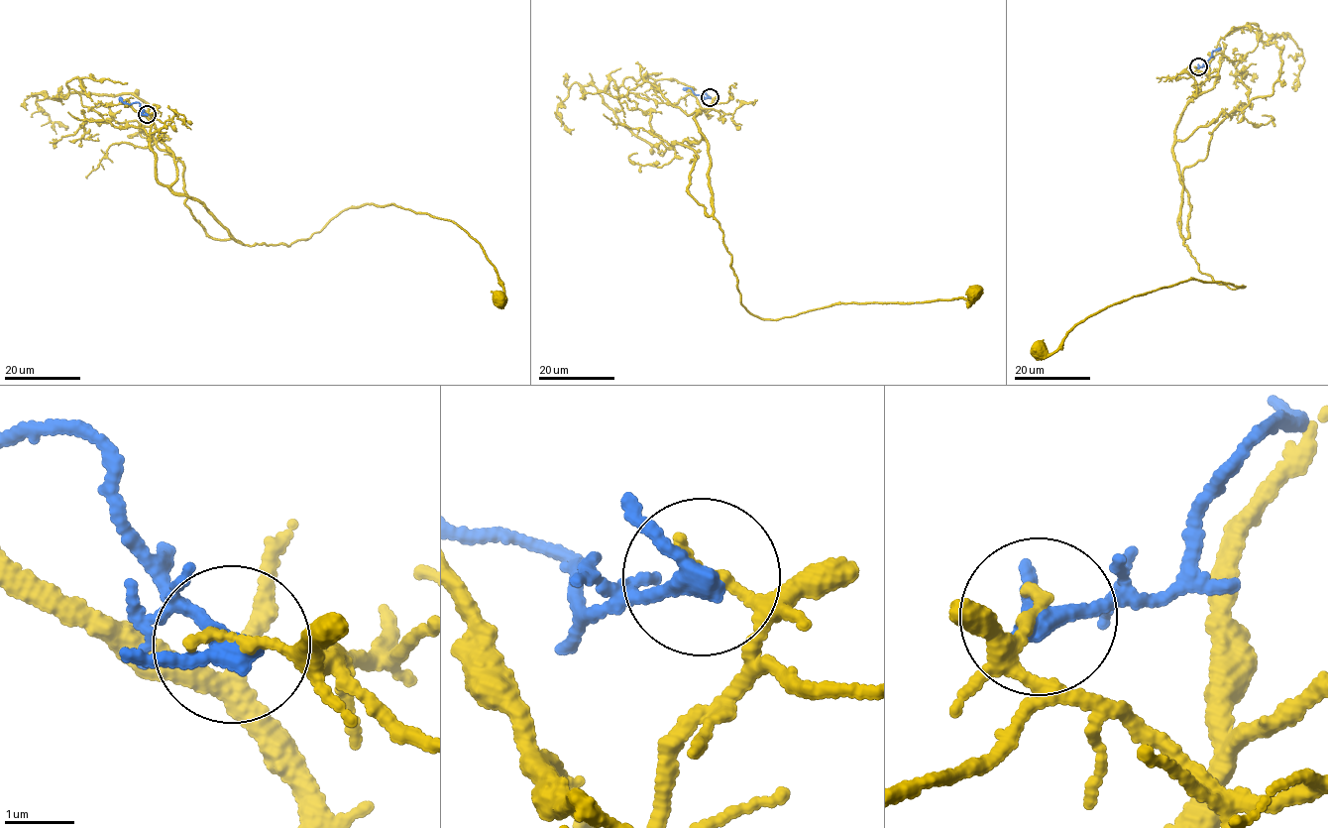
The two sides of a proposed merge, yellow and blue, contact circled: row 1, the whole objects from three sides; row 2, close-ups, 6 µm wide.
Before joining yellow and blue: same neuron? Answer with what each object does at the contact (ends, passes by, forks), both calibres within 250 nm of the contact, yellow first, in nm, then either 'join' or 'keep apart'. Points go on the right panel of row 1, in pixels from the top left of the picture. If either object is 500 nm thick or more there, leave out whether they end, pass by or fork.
yellow ends there; blue passes by; 150 nm thick on the yellow side, 280 nm on the other; keep apart

